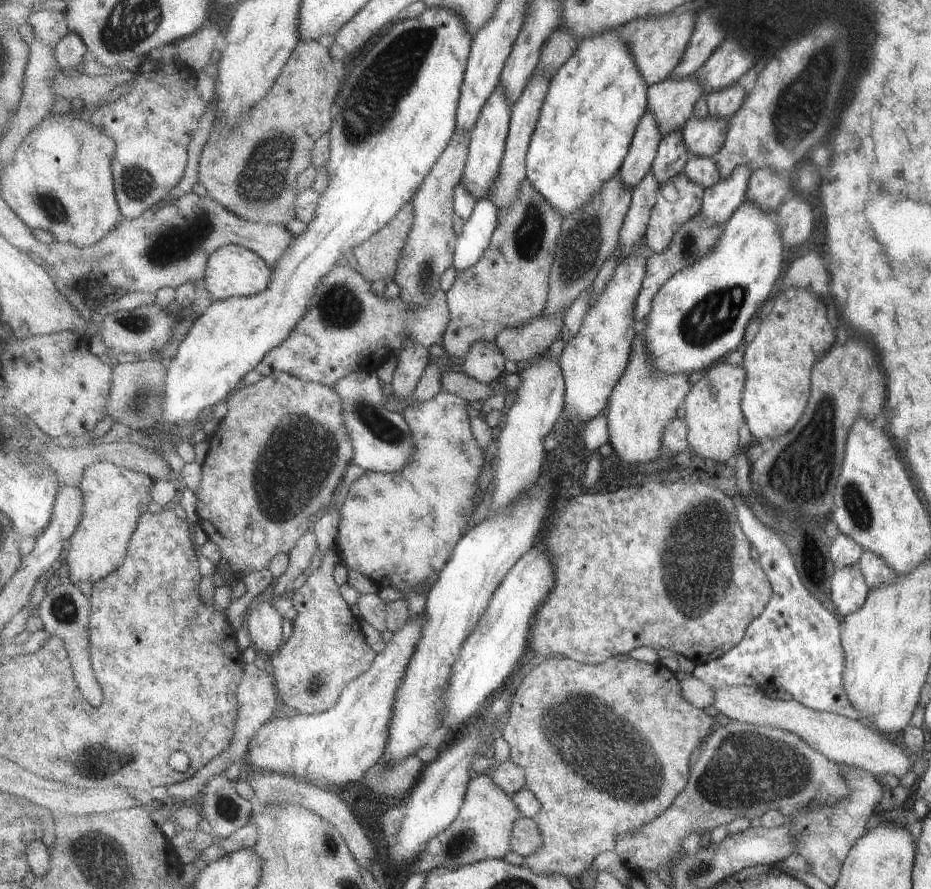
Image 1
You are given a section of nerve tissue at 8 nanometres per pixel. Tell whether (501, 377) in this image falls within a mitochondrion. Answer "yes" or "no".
no

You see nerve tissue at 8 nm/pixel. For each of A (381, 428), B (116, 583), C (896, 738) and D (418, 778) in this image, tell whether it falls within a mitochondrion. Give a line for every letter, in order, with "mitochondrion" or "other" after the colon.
A: mitochondrion
B: other
C: other
D: other

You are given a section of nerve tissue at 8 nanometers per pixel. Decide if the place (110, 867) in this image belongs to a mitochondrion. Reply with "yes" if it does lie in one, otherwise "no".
yes

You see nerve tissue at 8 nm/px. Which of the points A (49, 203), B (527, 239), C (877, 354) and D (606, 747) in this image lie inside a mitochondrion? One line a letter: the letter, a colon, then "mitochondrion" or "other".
A: mitochondrion
B: mitochondrion
C: other
D: mitochondrion

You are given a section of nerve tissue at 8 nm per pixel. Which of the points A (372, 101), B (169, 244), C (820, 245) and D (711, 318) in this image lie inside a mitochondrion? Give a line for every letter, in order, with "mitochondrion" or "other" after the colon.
A: mitochondrion
B: mitochondrion
C: other
D: mitochondrion

